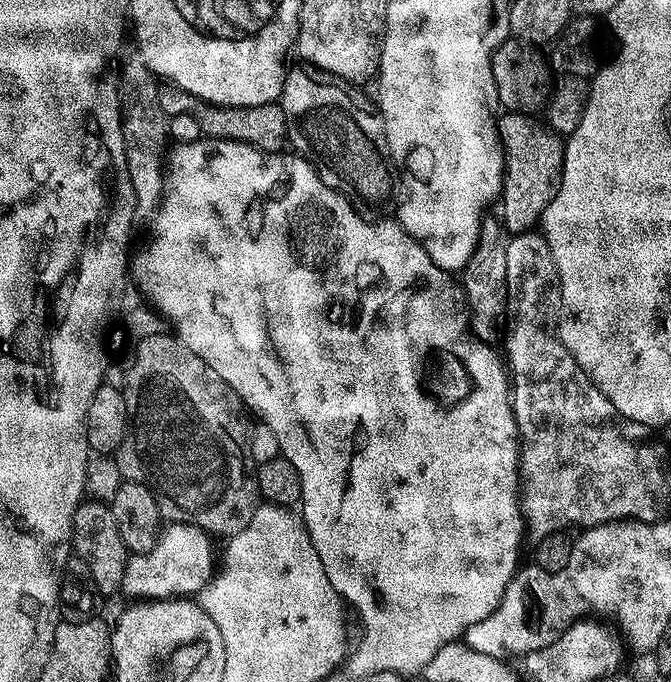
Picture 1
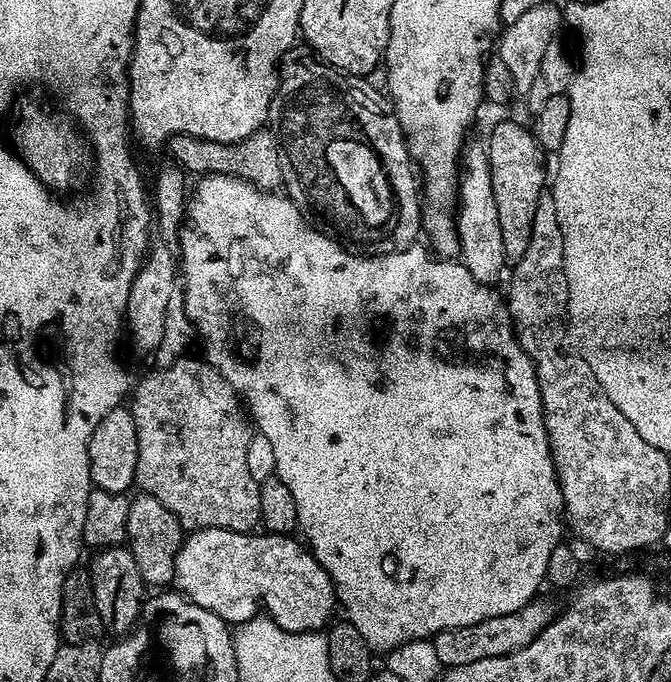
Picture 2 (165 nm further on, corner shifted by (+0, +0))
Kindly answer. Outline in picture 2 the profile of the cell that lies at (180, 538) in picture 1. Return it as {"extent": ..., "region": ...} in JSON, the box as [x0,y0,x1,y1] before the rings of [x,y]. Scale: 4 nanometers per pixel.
{"extent":[174,528,338,632],"region":[[[201,528],[193,531],[191,535],[185,539],[184,543],[180,545],[180,553],[176,555],[176,575],[174,577],[174,584],[183,595],[187,596],[189,600],[193,600],[198,606],[202,606],[206,610],[216,613],[221,620],[227,622],[232,626],[239,626],[246,621],[253,619],[257,615],[256,612],[260,608],[260,603],[264,600],[264,595],[267,592],[272,592],[272,601],[269,602],[268,608],[271,619],[276,621],[276,624],[287,632],[314,632],[323,629],[323,624],[327,622],[332,616],[332,611],[338,608],[338,593],[336,585],[332,583],[328,571],[316,561],[315,556],[299,539],[293,538],[291,535],[278,536],[275,534],[263,534],[264,536],[256,536],[252,532],[231,532],[230,530],[222,530],[221,528]]]}

